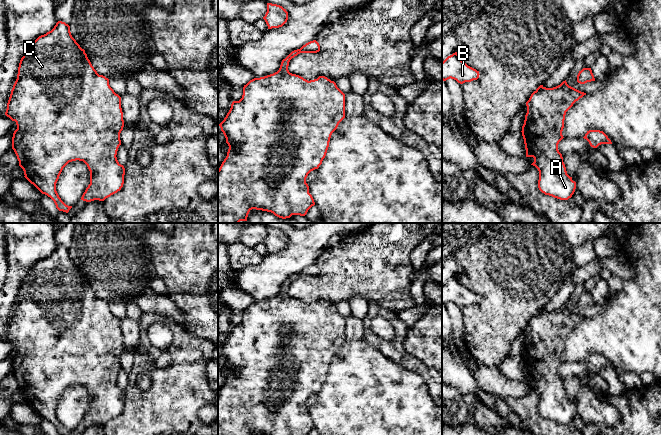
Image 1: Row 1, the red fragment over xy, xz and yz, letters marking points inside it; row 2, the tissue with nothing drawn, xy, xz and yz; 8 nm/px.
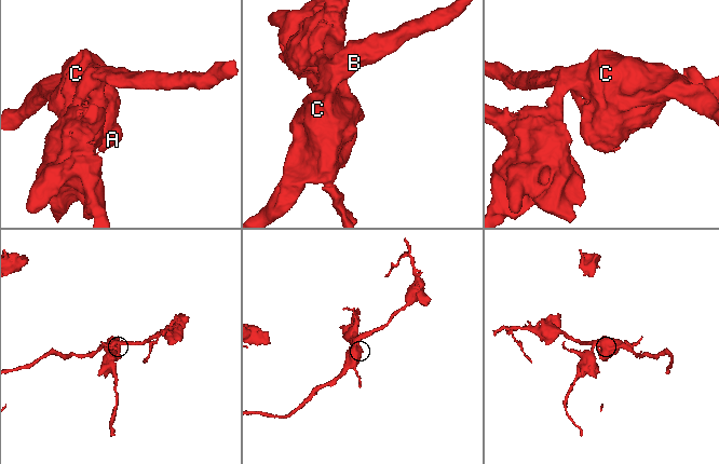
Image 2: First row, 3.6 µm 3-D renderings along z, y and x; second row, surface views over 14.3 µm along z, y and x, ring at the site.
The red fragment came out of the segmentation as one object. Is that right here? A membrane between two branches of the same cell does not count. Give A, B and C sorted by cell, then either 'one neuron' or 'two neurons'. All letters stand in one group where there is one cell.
groups A B C; one neuron

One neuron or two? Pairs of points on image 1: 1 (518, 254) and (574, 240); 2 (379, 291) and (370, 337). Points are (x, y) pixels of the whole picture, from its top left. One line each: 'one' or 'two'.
1: two
2: two

